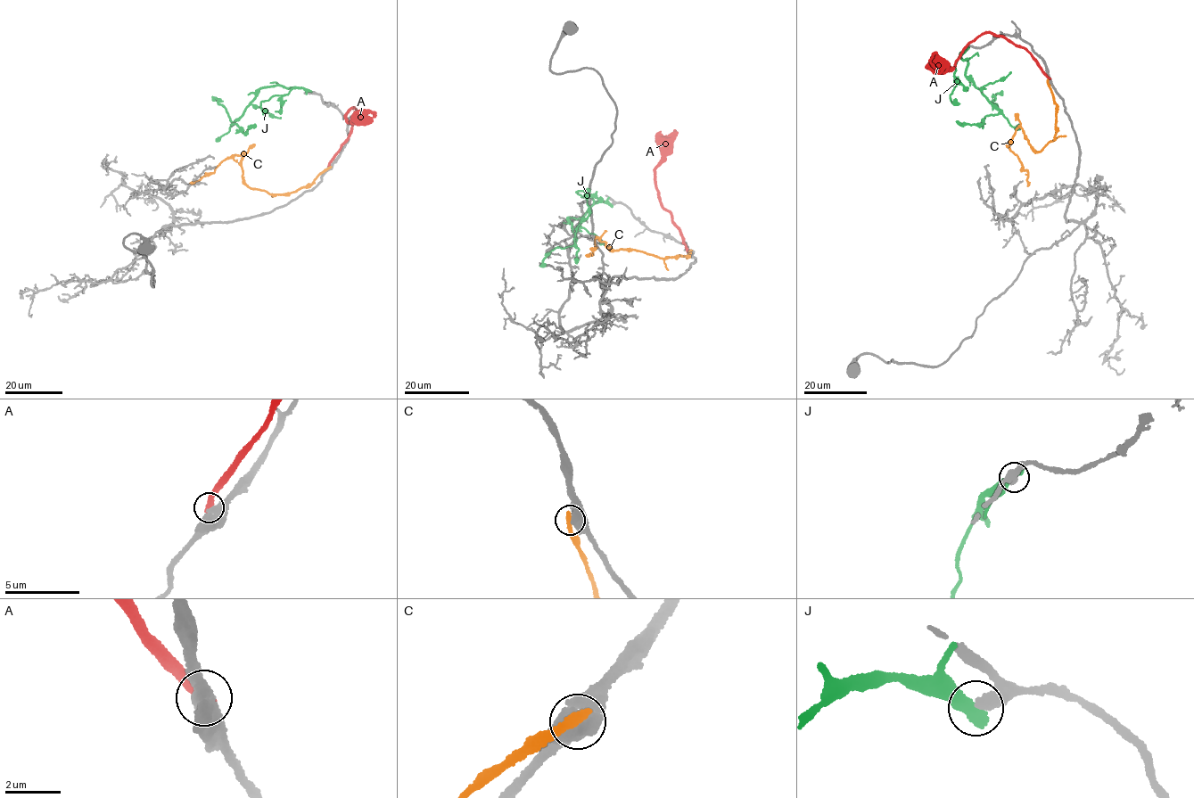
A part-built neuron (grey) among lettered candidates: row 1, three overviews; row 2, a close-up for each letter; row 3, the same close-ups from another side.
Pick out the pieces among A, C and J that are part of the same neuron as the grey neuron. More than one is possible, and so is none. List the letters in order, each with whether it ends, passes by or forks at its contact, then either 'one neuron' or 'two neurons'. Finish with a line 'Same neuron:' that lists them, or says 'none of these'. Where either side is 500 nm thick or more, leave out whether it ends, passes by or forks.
A: two neurons
C: two neurons
J: two neurons
Same neuron: none of these

